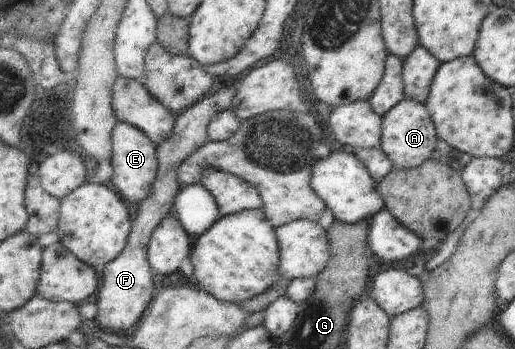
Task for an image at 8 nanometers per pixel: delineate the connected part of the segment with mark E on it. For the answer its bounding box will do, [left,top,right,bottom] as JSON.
[111,122,159,206]

